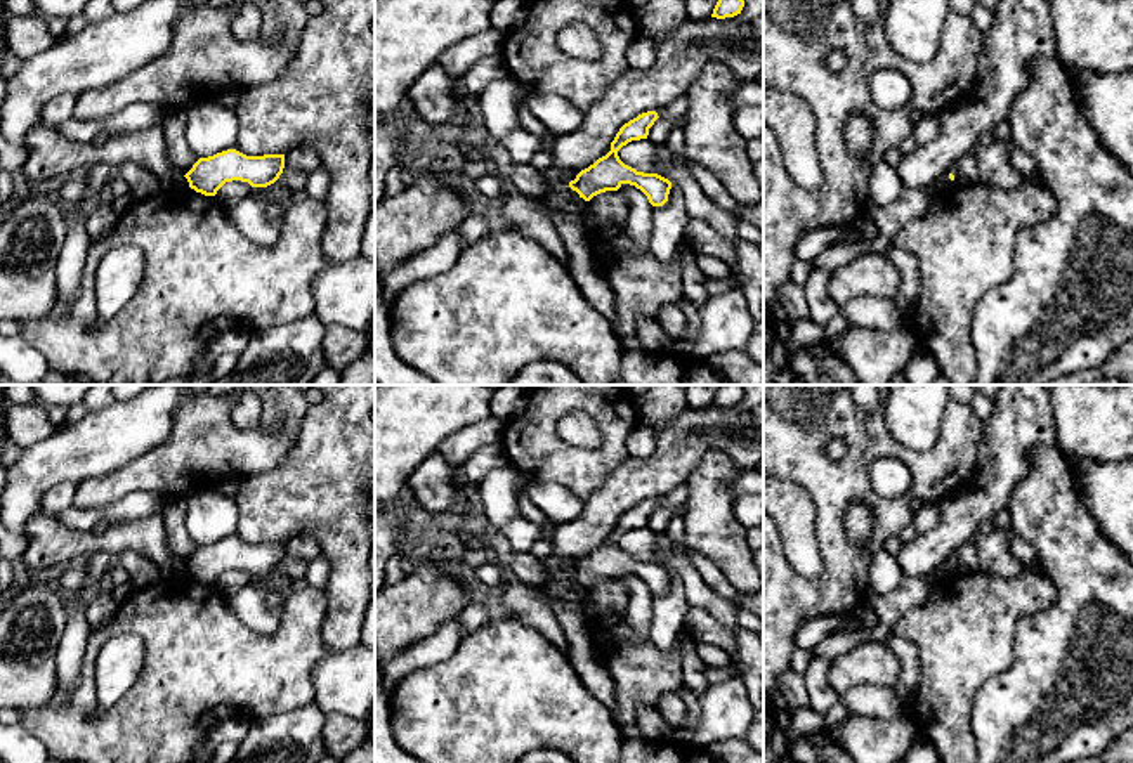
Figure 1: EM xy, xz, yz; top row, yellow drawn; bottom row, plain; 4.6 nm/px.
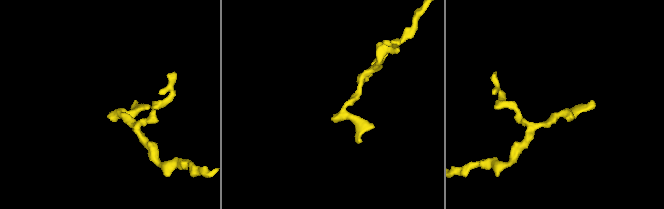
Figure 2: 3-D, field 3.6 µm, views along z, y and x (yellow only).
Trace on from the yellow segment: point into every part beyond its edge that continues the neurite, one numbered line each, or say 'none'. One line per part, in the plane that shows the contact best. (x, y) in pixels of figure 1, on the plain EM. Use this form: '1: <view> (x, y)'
none

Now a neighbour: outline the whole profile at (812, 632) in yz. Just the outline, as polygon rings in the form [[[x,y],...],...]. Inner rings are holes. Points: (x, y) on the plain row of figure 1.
[[[854,612],[824,614],[807,619],[796,628],[795,643],[803,650],[814,650],[826,636],[836,631],[857,631],[861,621]]]

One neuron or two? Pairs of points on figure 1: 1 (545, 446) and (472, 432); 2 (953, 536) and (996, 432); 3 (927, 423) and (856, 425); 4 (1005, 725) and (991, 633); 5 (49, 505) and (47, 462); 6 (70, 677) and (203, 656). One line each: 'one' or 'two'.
1: two
2: one
3: two
4: two
5: two
6: two

